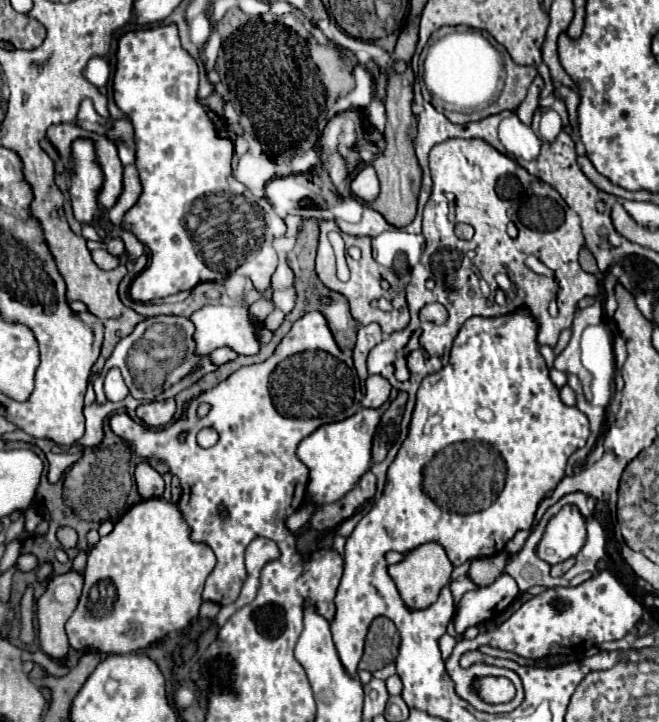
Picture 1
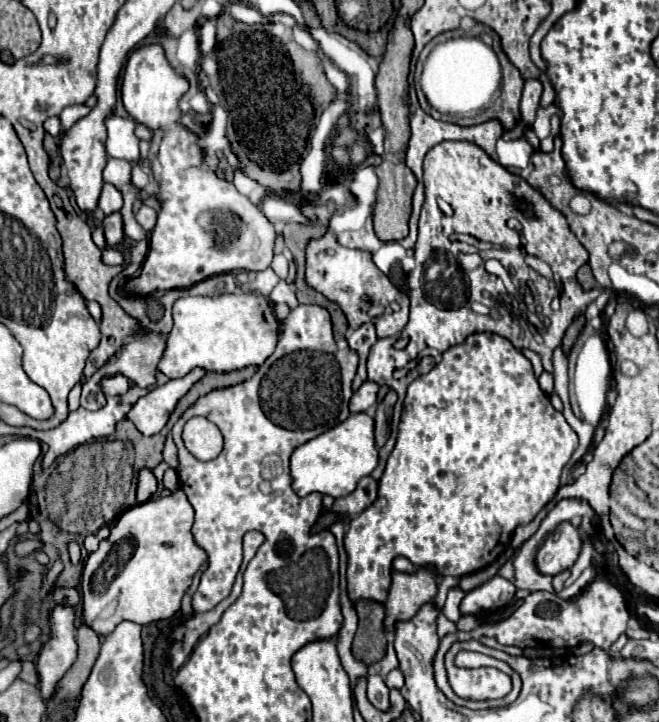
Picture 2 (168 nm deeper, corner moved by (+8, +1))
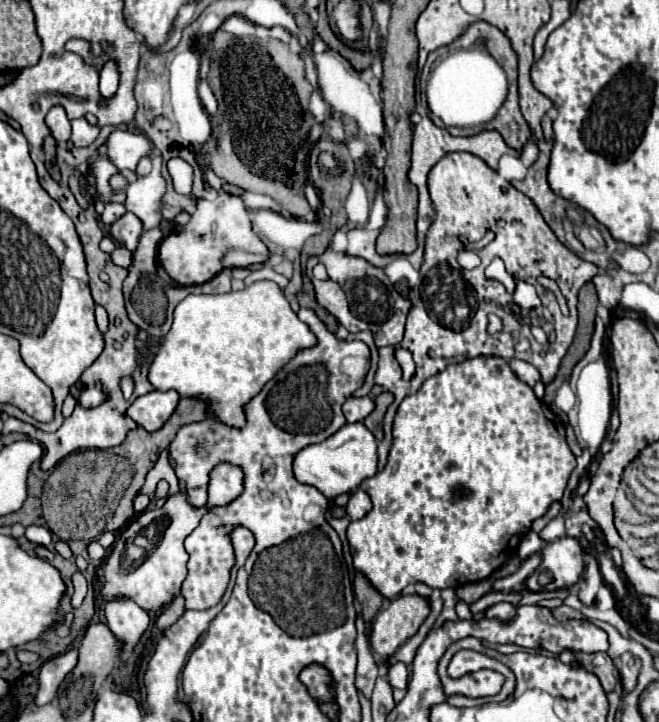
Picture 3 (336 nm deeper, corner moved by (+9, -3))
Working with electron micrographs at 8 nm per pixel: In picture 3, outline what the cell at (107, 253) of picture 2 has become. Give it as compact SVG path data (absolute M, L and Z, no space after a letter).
M121 245L111 253L111 259L113 259L113 263L115 265L119 265L119 267L129 267L131 265L131 251L127 251L127 249L123 249Z

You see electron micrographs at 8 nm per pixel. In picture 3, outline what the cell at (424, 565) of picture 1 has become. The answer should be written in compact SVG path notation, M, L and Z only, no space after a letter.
M399 595L373 621L369 643L379 655L381 663L389 663L393 653L417 633L429 615L427 599L419 595Z

